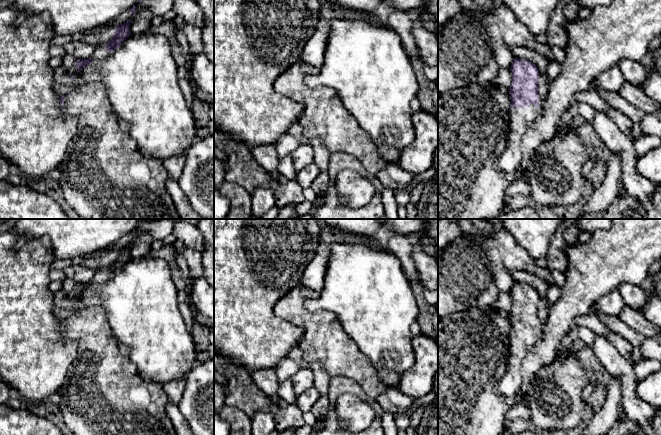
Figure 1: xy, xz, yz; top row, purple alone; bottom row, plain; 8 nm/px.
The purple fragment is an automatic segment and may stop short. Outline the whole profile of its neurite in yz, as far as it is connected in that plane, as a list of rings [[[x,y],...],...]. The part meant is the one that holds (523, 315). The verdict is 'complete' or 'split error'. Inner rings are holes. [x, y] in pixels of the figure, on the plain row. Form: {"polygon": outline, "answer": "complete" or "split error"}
{"polygon": [[[514,282],[510,290],[512,307],[509,314],[509,355],[505,373],[498,383],[498,393],[508,399],[520,399],[531,409],[530,421],[542,430],[563,431],[586,423],[590,407],[584,398],[583,390],[588,385],[586,370],[577,356],[566,351],[564,359],[558,356],[549,365],[540,369],[527,394],[520,396],[522,389],[521,366],[527,352],[543,337],[543,322],[538,316],[539,294],[535,288],[520,282]]], "answer": "split error"}

